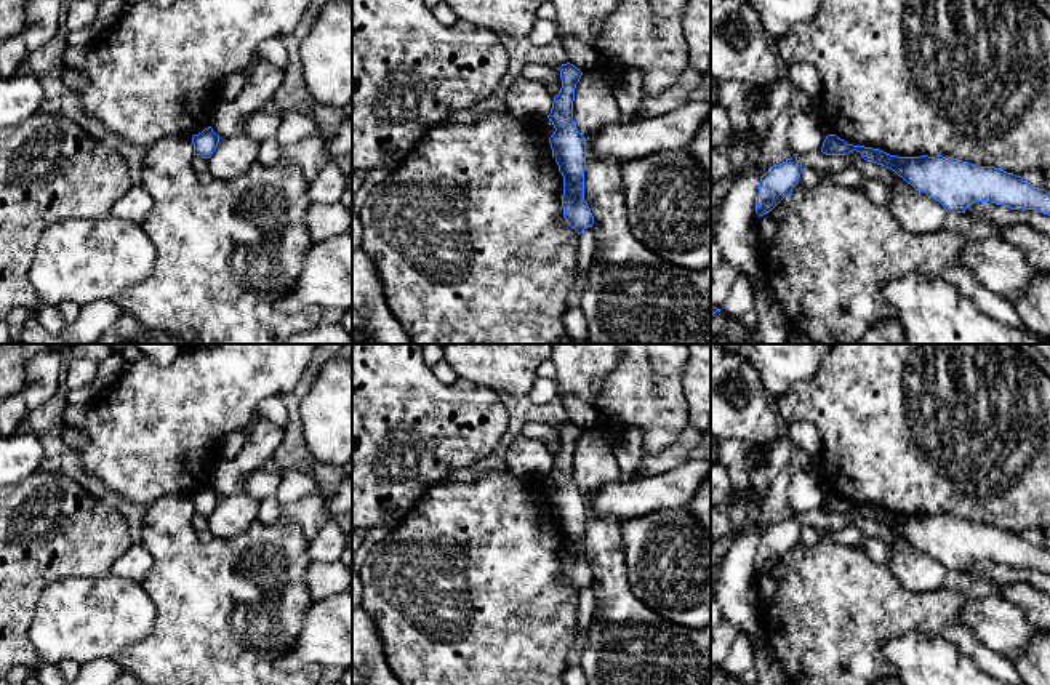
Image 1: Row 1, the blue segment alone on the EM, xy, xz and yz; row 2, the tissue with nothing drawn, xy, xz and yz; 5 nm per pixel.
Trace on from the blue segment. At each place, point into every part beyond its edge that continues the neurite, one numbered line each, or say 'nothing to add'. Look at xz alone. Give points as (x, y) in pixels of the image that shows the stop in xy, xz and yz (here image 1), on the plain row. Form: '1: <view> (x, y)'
nothing to add

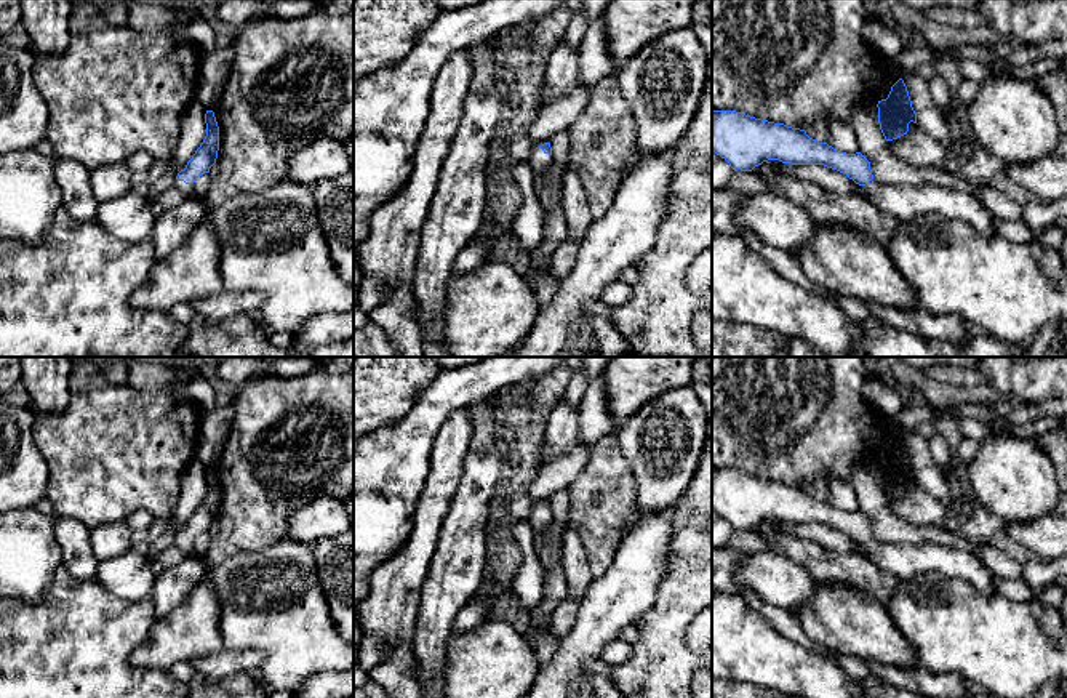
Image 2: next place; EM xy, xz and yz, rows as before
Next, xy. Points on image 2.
1: xy (186, 548)

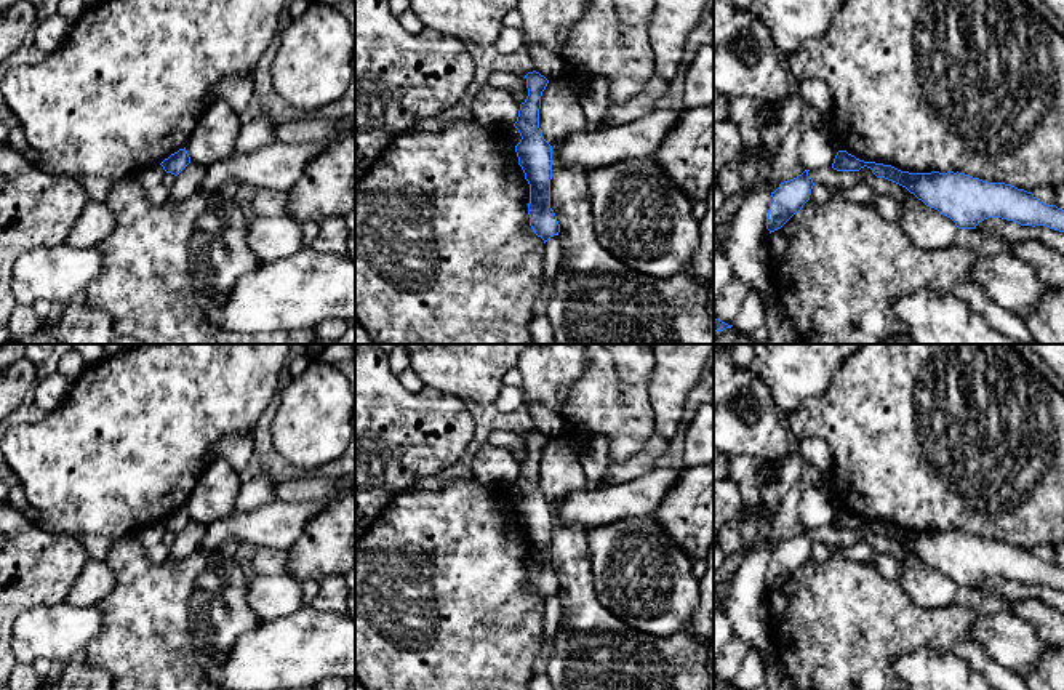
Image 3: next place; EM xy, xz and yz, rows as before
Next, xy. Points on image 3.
nothing to add

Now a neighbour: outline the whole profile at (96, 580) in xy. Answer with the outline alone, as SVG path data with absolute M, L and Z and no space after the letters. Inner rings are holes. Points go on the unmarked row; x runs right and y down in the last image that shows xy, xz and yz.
M90 559L70 586L64 604L91 607L102 600L115 586L115 576L106 562Z

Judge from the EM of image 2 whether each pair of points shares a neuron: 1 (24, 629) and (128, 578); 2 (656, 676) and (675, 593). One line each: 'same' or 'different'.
1: different
2: same

